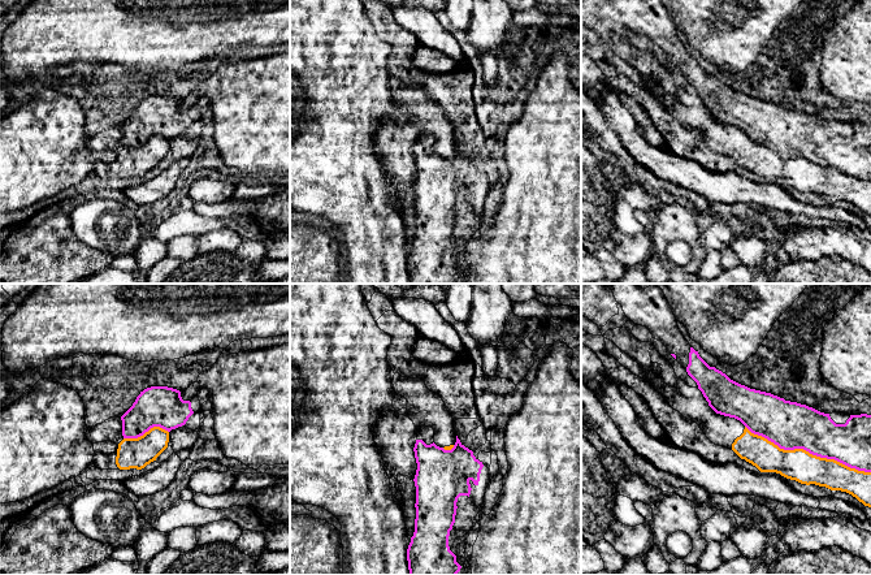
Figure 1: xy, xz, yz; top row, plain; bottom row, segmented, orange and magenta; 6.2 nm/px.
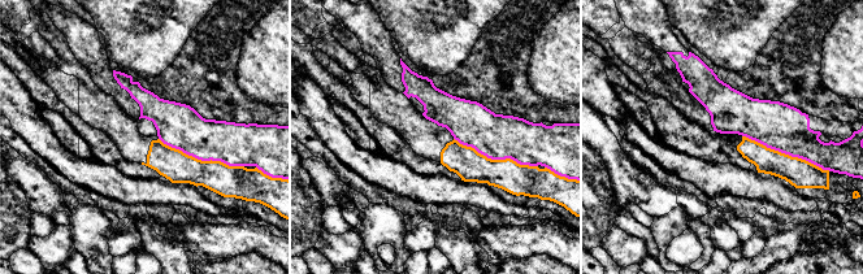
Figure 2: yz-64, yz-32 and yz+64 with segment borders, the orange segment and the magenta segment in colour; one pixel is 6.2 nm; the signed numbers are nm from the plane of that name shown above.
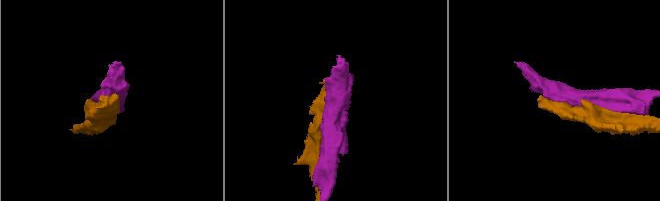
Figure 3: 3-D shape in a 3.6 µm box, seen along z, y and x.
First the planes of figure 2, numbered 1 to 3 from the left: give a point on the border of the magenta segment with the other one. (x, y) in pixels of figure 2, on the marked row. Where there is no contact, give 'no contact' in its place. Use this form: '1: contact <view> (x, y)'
1: contact yz-64 (200, 160)
2: contact yz-32 (495, 160)
3: contact yz+64 (786, 155)

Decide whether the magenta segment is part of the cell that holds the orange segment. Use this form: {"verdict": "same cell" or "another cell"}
{"verdict": "another cell"}

